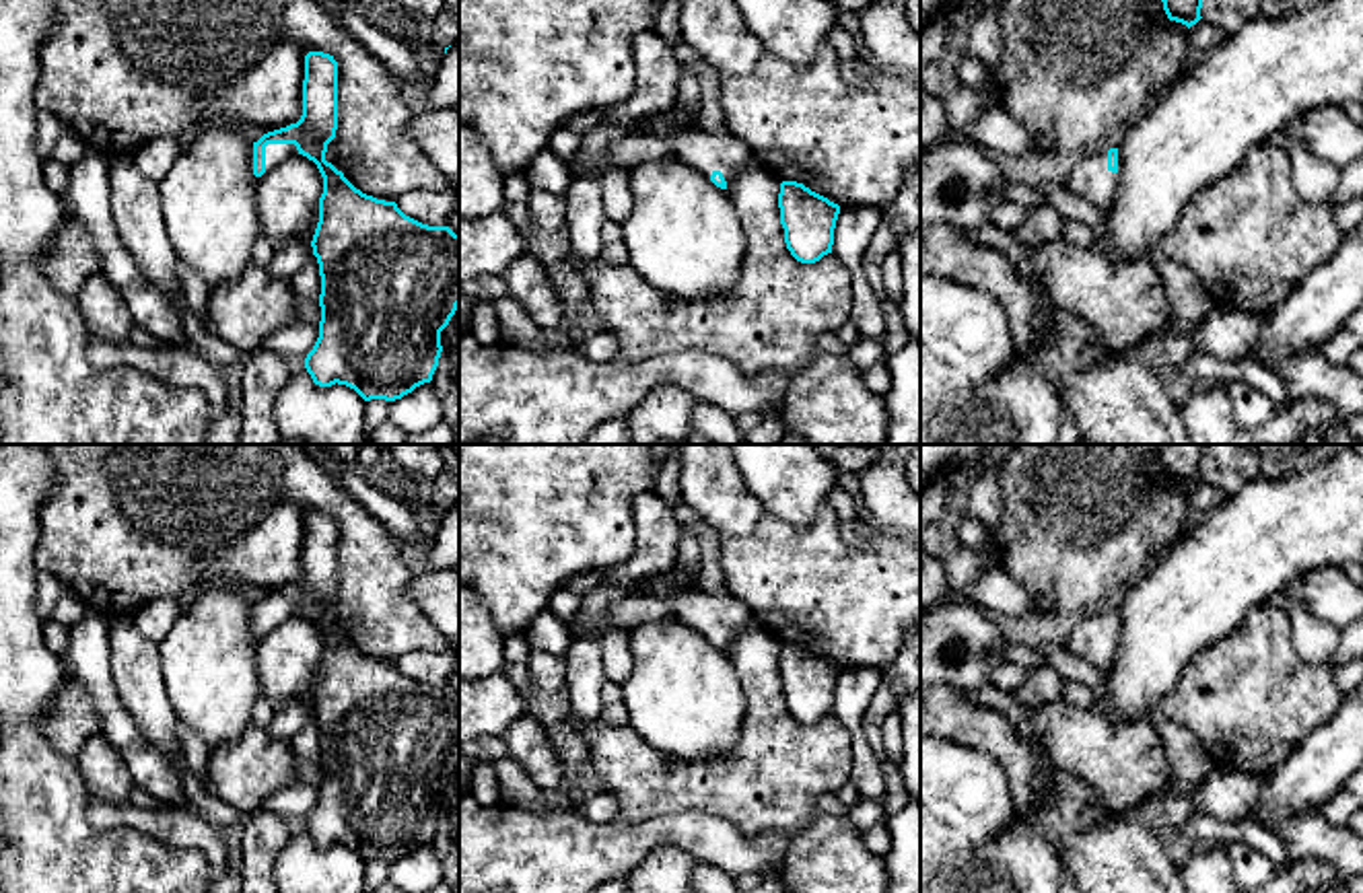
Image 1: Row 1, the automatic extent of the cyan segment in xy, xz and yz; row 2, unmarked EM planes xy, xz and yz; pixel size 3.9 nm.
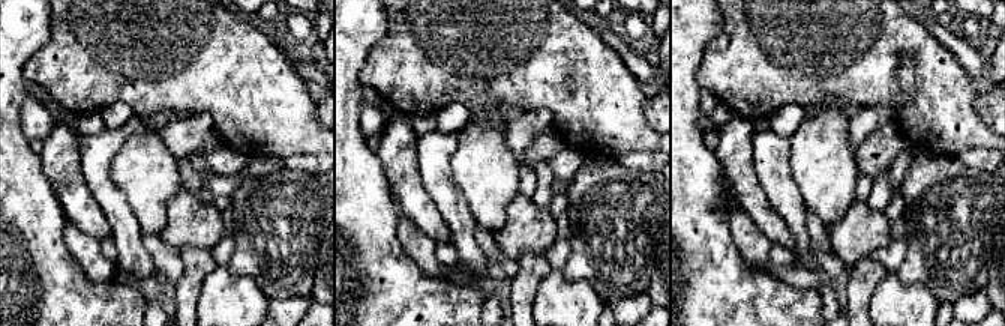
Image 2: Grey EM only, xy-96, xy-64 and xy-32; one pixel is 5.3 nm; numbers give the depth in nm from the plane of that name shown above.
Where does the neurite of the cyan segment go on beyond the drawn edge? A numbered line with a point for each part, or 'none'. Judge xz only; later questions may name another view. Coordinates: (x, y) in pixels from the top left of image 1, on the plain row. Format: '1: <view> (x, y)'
1: xz (707, 614)

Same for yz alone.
1: yz (1090, 638)

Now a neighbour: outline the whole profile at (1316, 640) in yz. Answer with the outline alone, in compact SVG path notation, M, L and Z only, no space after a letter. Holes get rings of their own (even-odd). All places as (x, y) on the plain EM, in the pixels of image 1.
M1295 595L1281 599L1291 623L1291 640L1307 665L1328 663L1338 646L1340 628L1316 619Z

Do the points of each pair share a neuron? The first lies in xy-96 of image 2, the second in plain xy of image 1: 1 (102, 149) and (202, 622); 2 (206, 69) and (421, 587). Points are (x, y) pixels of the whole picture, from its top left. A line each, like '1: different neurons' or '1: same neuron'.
1: different neurons
2: different neurons

